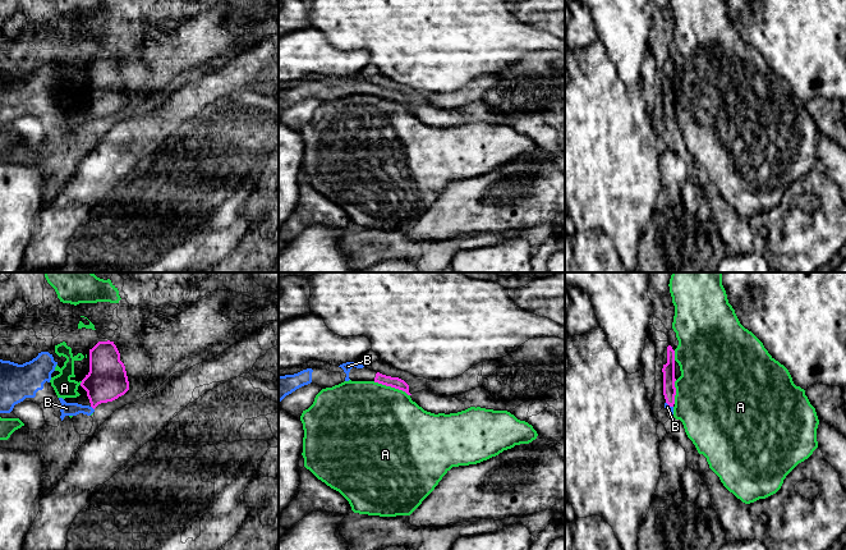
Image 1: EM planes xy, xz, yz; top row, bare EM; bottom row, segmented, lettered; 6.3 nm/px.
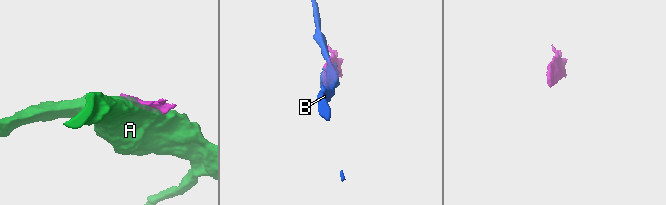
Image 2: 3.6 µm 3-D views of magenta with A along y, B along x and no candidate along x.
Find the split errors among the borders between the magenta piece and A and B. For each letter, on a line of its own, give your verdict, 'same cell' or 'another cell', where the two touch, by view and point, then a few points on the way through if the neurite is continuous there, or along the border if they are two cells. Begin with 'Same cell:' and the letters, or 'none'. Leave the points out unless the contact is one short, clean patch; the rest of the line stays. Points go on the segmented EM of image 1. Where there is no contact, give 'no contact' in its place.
Same cell: B
A: another cell; contact xz (391, 386)
B: same cell; contact xy (92, 407); way xy (106, 380), (99, 390), (92, 407), (67, 408)

